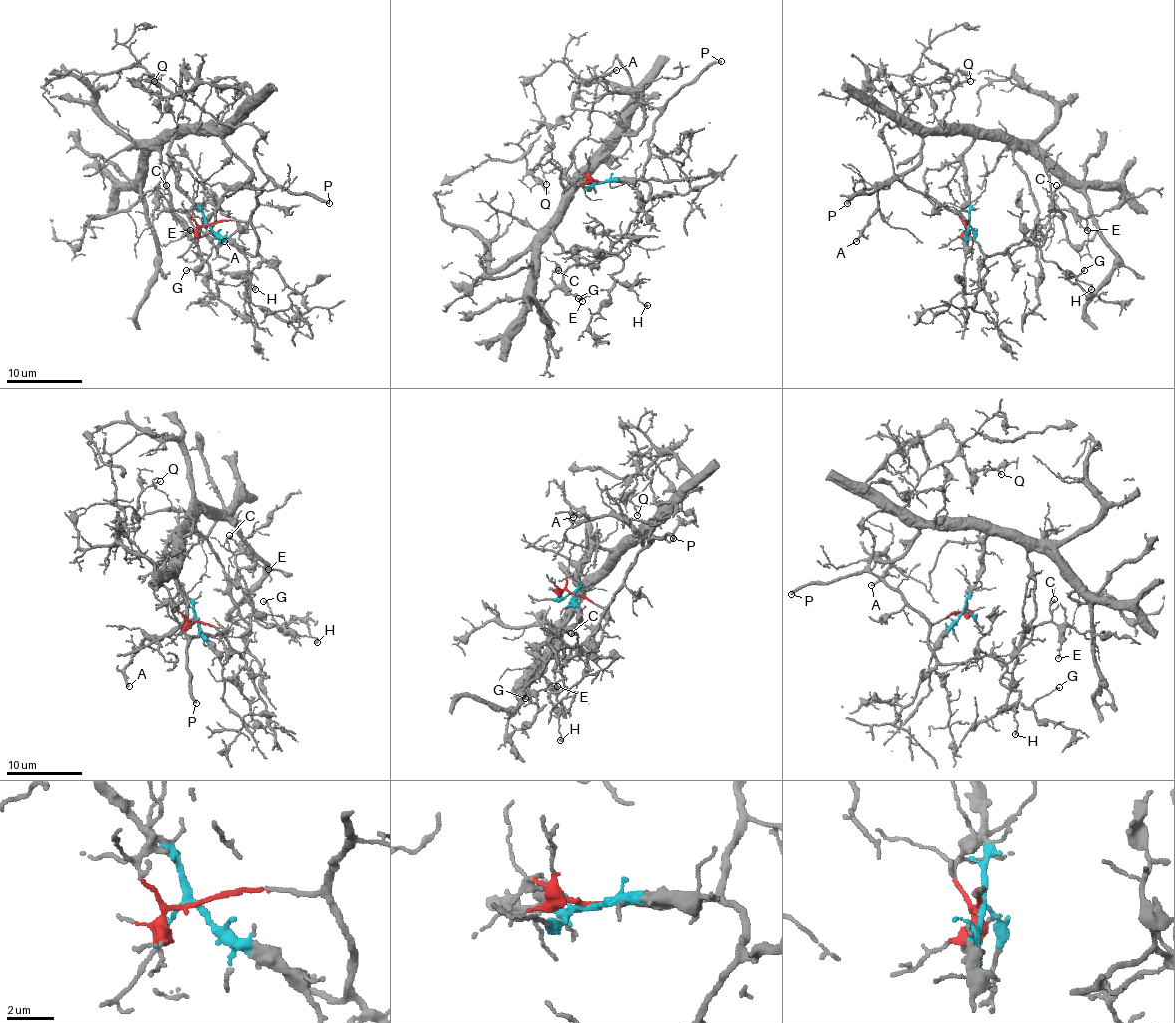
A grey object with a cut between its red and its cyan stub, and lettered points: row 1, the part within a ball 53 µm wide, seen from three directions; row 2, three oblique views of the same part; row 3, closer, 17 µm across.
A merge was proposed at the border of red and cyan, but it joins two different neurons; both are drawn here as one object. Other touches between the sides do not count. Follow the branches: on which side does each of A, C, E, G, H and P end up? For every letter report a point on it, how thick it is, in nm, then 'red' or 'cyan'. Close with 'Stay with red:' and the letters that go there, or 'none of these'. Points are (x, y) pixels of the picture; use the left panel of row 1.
A: (224, 241) | 220 nm | cyan
C: (166, 185) | 140 nm | red
E: (190, 230) | 110 nm | red
G: (186, 270) | 140 nm | red
H: (255, 289) | 180 nm | red
P: (329, 203) | 280 nm | red
Stay with red: C, E, G, H, P

